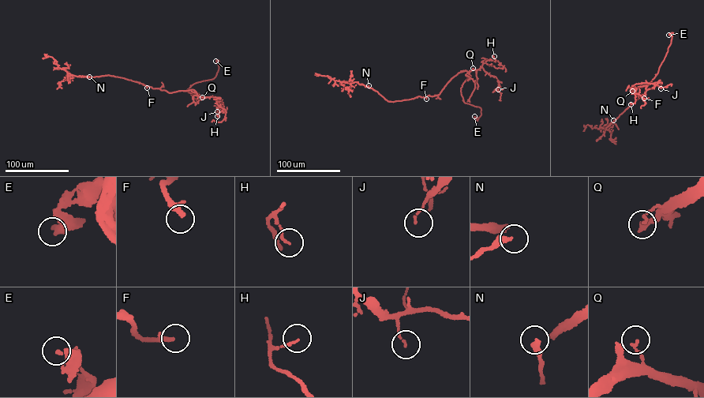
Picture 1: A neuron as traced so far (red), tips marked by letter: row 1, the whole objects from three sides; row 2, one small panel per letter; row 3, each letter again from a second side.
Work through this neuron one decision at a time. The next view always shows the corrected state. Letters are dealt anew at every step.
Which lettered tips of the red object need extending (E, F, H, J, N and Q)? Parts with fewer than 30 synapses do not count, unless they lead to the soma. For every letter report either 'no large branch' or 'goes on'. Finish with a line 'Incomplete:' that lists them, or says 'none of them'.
E: no large branch
F: goes on
H: no large branch
J: no large branch
N: no large branch
Q: goes on
Incomplete: F, Q

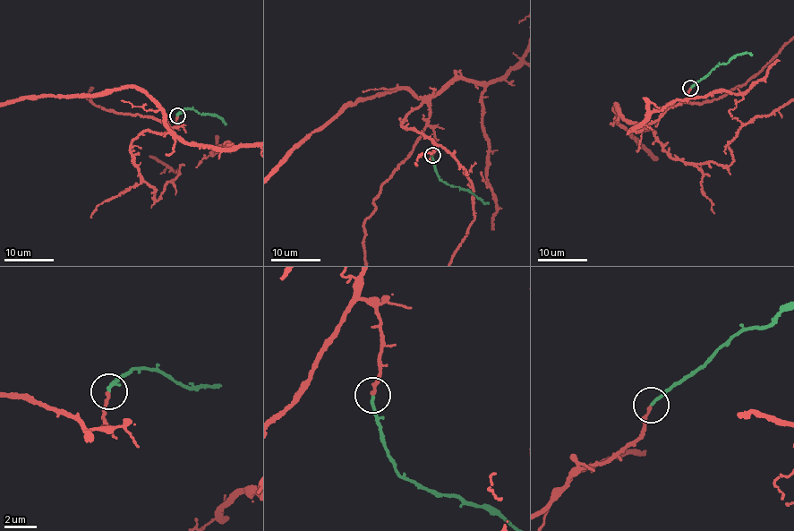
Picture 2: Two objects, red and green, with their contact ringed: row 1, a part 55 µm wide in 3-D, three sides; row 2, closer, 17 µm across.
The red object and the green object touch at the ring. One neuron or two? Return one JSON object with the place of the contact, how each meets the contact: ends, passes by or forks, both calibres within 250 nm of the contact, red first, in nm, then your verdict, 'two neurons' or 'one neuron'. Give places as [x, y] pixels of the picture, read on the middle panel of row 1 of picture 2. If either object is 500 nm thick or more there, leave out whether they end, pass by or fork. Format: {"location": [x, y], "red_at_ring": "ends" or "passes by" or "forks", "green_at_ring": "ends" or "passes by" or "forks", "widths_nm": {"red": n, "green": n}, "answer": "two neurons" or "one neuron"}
{"location": [432, 155], "red_at_ring": "ends", "green_at_ring": "ends", "widths_nm": {"red": 190, "green": 180}, "answer": "one neuron"}

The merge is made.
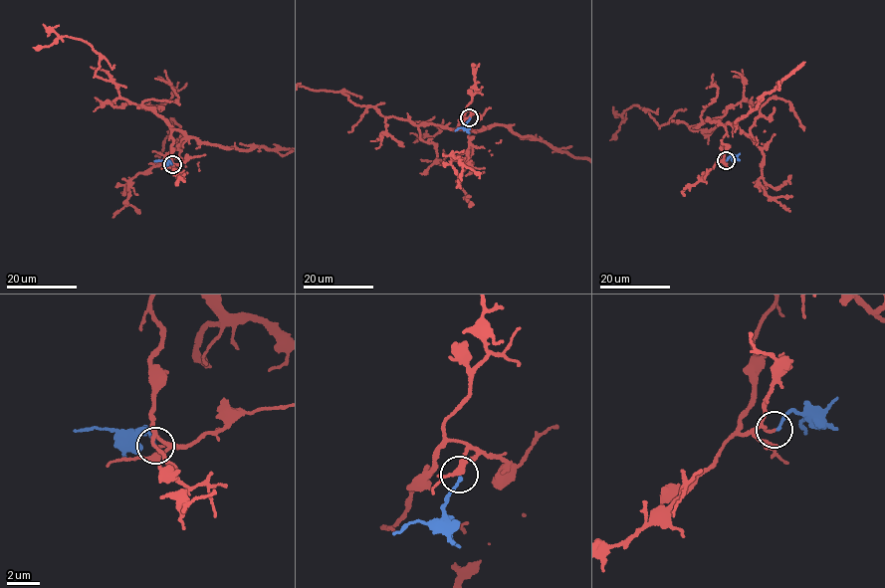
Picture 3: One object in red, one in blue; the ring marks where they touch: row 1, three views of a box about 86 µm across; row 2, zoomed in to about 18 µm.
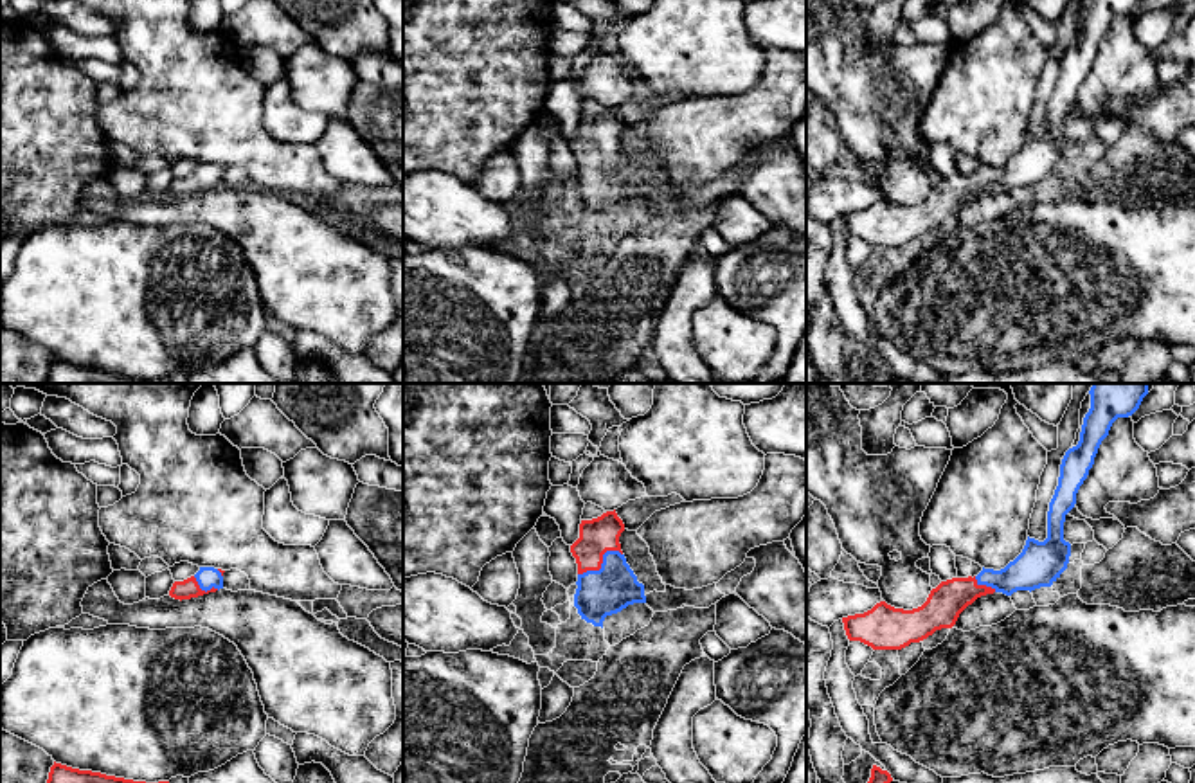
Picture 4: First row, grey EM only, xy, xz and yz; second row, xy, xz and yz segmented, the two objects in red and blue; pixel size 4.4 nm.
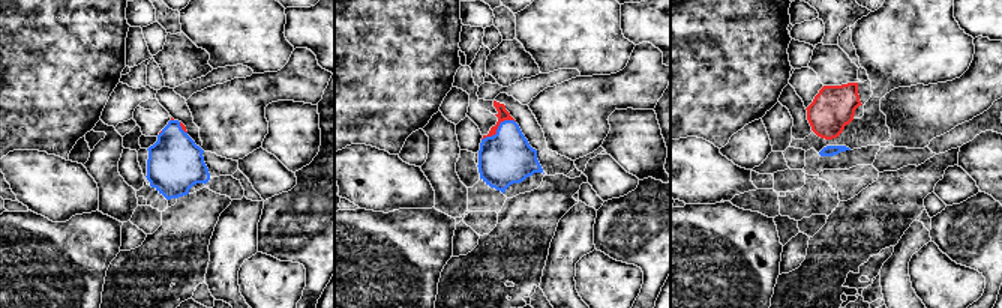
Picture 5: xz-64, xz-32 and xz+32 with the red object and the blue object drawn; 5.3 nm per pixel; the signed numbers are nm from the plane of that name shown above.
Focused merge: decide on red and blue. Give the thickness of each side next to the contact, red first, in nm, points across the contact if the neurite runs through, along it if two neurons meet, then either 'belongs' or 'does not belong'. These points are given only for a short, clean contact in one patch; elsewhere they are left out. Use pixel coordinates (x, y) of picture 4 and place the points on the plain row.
160 nm thick on the red side, 220 nm on the other; runs through xz (596, 134), (601, 159), (601, 189); belongs

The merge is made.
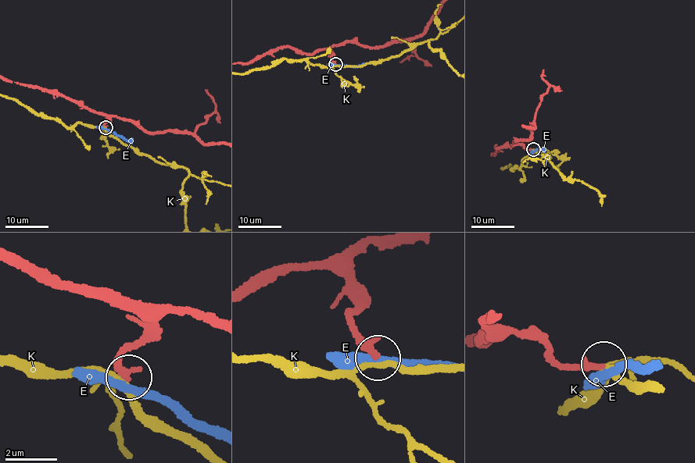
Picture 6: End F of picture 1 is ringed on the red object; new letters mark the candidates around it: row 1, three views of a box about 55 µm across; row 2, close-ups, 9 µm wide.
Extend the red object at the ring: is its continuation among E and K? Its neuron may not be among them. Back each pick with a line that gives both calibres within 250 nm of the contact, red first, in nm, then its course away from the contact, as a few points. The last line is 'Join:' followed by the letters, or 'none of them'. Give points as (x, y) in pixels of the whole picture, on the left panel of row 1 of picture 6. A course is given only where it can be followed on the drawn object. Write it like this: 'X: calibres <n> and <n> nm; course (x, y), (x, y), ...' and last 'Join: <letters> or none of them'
Join: none of them

